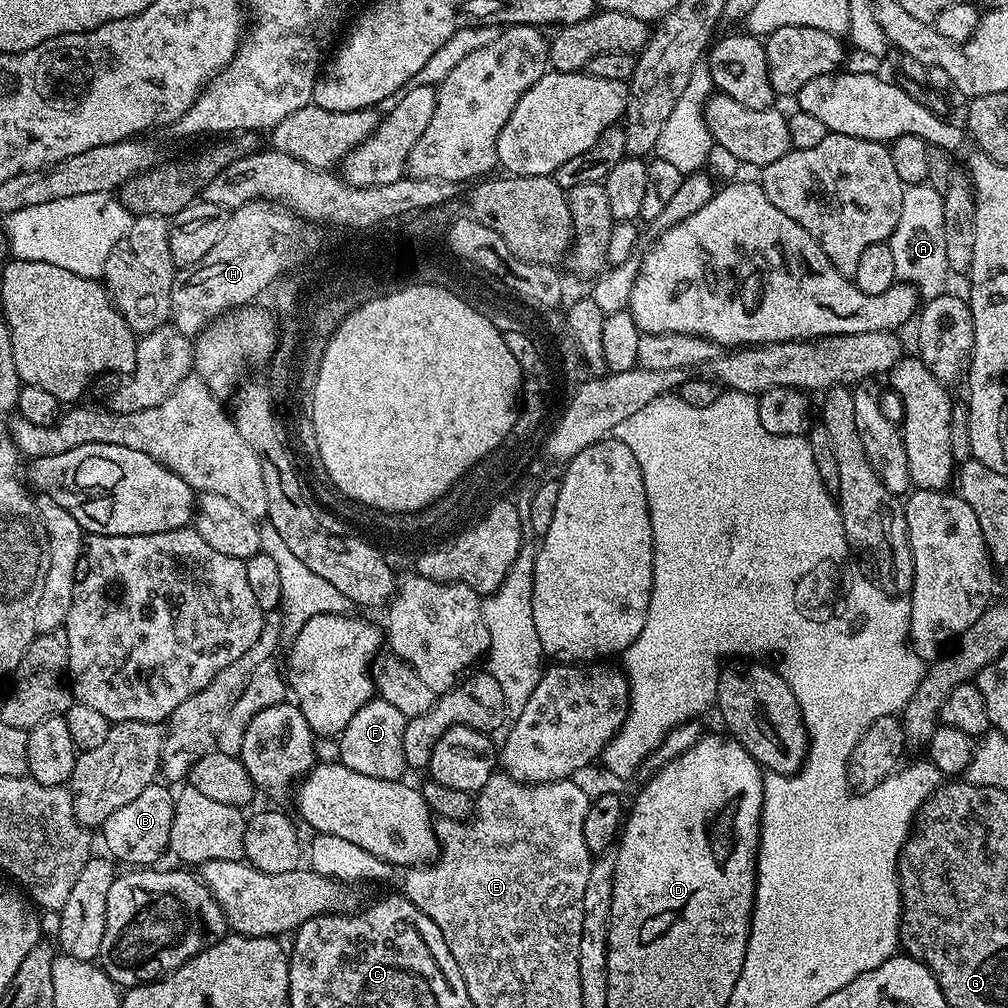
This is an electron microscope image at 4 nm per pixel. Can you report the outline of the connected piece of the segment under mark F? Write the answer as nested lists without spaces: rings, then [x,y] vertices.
[[[379,698],[367,700],[350,718],[350,722],[338,737],[340,743],[339,763],[358,774],[366,774],[370,778],[383,780],[400,780],[406,772],[404,755],[402,754],[402,730],[406,730],[408,720],[390,702]]]

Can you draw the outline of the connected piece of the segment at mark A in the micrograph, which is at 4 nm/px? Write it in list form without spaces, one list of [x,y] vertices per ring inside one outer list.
[[[927,182],[909,184],[902,198],[902,218],[892,231],[890,243],[894,250],[897,281],[913,284],[921,297],[945,295],[944,283],[950,279],[946,260],[946,239],[943,233],[943,195]]]

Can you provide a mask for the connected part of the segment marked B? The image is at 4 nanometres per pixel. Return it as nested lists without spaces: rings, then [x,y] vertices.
[[[153,782],[138,794],[138,798],[126,802],[126,806],[121,806],[106,818],[102,826],[104,832],[104,844],[107,855],[113,861],[124,866],[152,866],[156,859],[163,852],[169,851],[170,842],[170,822],[174,822],[174,806],[176,797],[173,789],[168,789],[169,785],[164,782]]]

